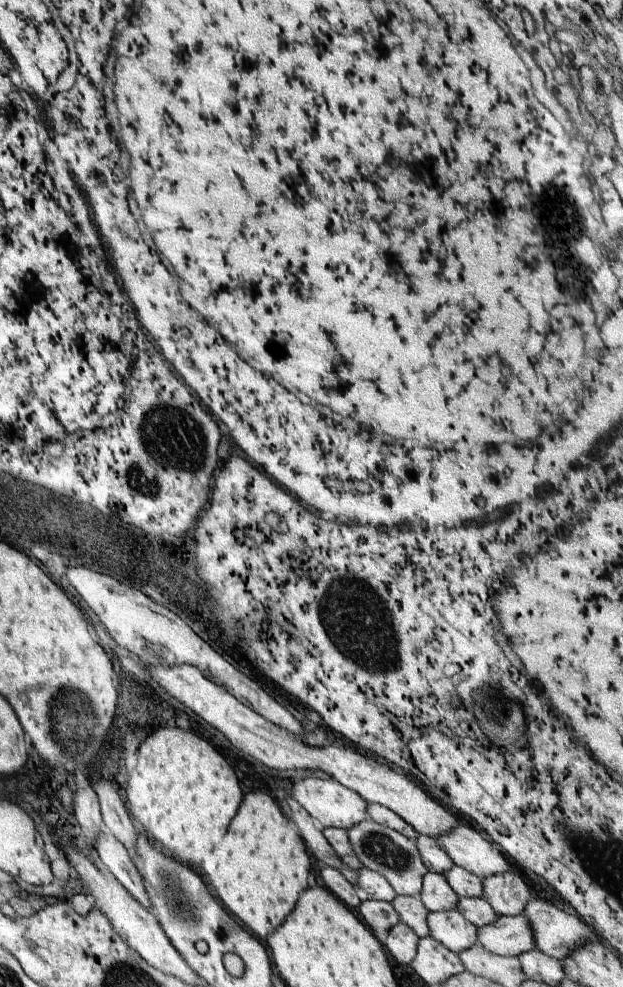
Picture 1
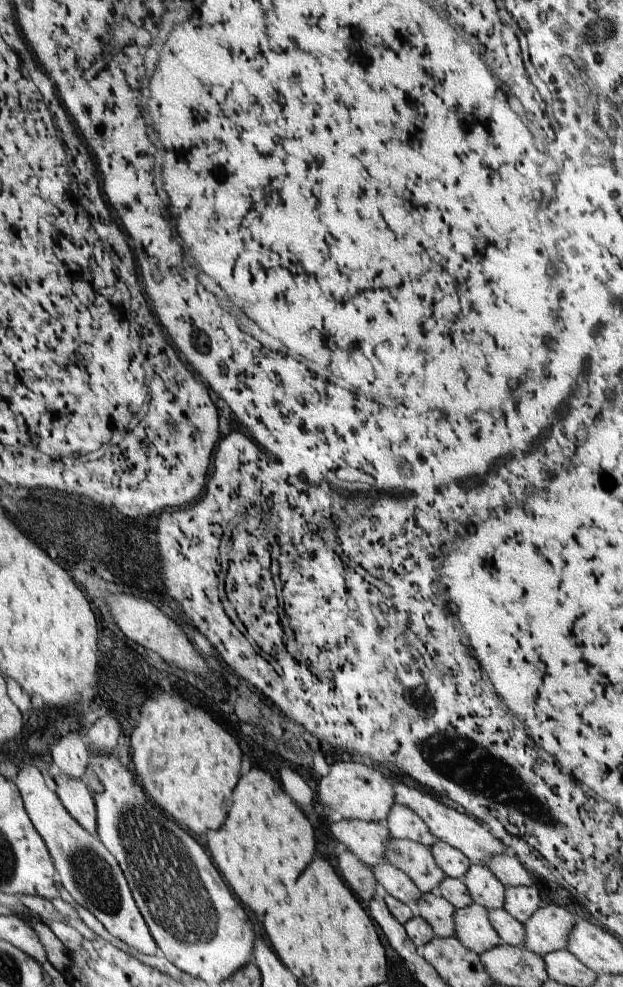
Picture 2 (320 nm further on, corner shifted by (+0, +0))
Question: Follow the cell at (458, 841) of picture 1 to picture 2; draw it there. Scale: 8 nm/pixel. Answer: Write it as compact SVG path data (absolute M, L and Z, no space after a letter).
M509 854L492 856L486 866L504 886L534 886L535 878L520 864L518 858Z

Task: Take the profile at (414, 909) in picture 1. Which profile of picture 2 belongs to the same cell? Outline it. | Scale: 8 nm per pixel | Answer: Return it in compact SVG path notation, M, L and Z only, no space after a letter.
M435 891L422 893L418 898L417 906L420 916L430 924L435 937L453 937L454 928L454 906Z

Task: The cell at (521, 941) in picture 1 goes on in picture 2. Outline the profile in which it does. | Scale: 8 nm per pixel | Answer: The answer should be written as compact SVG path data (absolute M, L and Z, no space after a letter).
M544 905L538 908L524 925L524 947L542 958L566 949L570 932L578 917L562 906Z

